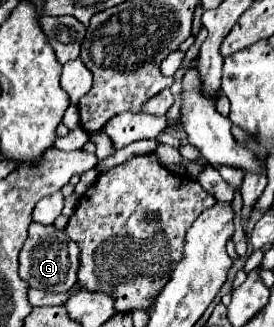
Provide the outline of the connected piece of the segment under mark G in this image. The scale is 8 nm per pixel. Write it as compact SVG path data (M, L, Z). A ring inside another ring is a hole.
M32 222L28 228L28 240L24 242L24 248L20 252L20 276L28 280L30 288L38 290L54 290L54 292L66 292L70 290L78 280L78 268L80 268L80 250L78 244L66 238L64 230L56 230L52 224L36 224ZM46 242L52 242L50 248L46 248Z

